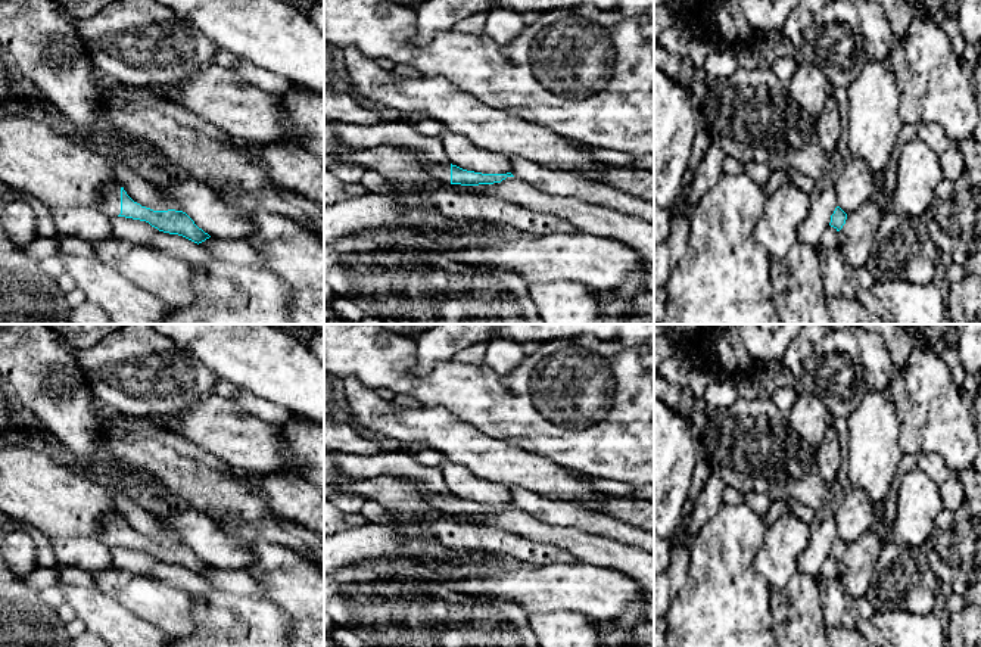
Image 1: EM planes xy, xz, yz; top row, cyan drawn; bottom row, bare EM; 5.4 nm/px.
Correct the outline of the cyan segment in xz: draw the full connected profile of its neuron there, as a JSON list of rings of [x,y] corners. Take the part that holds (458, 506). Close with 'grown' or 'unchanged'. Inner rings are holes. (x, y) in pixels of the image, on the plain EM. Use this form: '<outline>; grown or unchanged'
[[[409,480],[409,483],[424,497],[435,508],[451,514],[461,516],[479,516],[501,513],[507,507],[514,507],[511,503],[507,504],[482,504],[474,501],[463,500],[457,495],[437,495],[429,491],[429,488],[420,480]]]; grown

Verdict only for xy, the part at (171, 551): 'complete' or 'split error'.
split error

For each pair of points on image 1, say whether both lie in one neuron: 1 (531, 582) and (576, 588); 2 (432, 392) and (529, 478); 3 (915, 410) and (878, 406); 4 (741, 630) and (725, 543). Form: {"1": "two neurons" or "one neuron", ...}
{"1": "one neuron", "2": "two neurons", "3": "two neurons", "4": "one neuron"}

